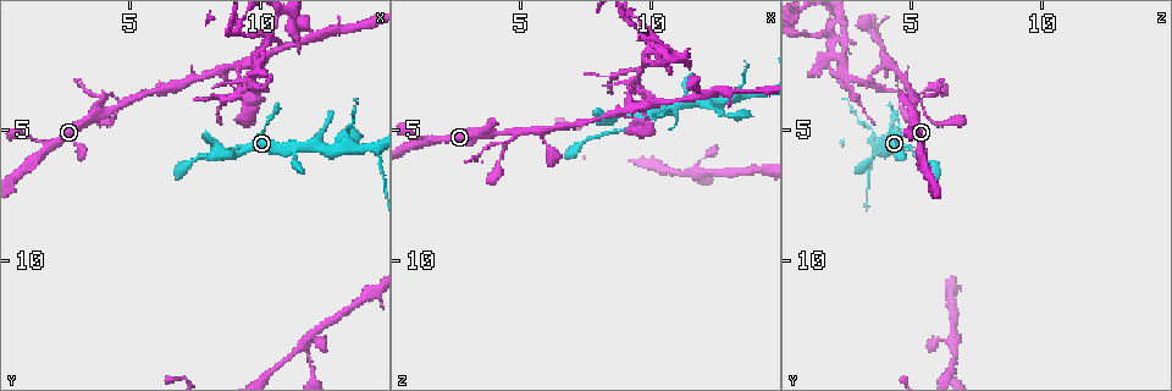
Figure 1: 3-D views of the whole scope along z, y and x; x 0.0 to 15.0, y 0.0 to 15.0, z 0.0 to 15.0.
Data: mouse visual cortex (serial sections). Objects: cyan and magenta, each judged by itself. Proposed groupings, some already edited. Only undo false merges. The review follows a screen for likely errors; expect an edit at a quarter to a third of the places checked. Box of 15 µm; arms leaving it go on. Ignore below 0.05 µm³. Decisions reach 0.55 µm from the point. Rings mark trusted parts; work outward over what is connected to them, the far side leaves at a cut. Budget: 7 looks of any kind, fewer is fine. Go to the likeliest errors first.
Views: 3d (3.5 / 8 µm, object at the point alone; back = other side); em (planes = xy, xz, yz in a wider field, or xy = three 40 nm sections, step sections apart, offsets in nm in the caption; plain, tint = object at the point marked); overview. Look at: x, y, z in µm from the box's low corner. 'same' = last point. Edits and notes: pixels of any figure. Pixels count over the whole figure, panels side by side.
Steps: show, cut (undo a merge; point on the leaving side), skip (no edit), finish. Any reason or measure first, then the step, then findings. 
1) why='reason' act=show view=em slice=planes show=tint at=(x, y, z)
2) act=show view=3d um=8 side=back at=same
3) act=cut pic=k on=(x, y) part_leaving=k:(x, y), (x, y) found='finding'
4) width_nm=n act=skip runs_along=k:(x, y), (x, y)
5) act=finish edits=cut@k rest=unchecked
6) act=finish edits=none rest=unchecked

why='three arms meet' act=show view=3d um=8 at=(4.9, 3.8, 5.2)

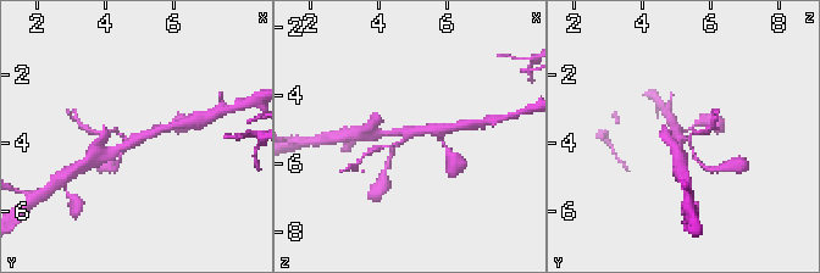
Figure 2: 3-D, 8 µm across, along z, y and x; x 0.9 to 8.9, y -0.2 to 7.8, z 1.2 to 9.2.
why='closer look' act=show view=3d um=3.5 side=back at=(4.9, 3.9, 5.2)

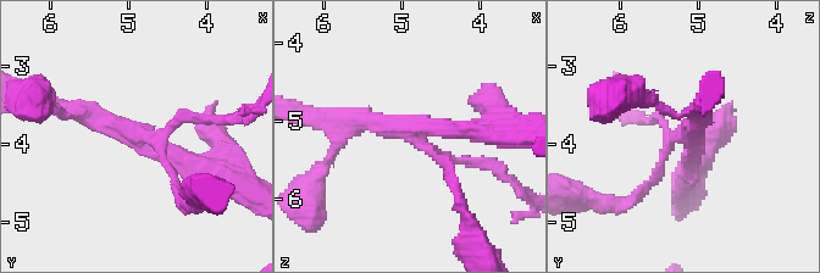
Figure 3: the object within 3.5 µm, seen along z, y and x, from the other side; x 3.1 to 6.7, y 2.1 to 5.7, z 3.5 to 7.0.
why='need the tissue' act=show view=em slice=planes show=tint at=(4.90, 3.95, 5.10)

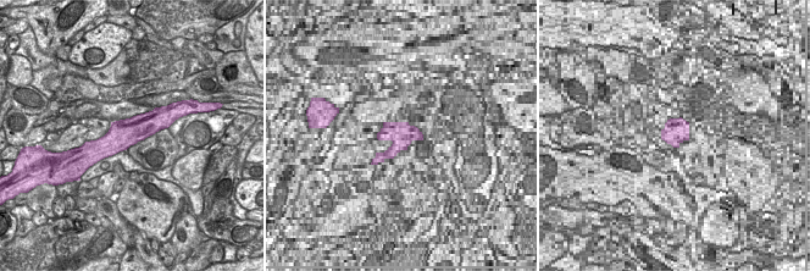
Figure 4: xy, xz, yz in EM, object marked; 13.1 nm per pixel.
act=skip found='all the same cell'

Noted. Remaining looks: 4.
act=show view=em slice=xy step=1 show=tint at=(9.2, 2.9, 3.4)

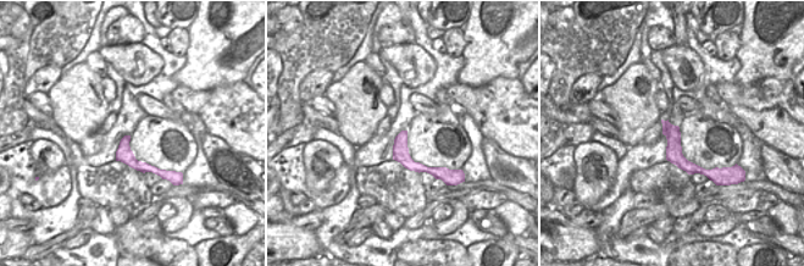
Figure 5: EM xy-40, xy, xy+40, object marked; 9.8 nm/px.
act=show view=3d um=3.5 at=same

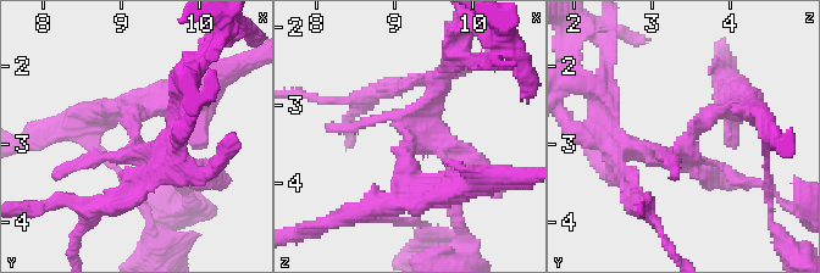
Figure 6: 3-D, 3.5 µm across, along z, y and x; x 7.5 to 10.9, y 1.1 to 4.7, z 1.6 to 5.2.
act=cut pic=6 on=(142, 160) found='a second cell is stuck on'

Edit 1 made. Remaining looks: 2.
act=finish edits=cut@6 rest=unchecked

